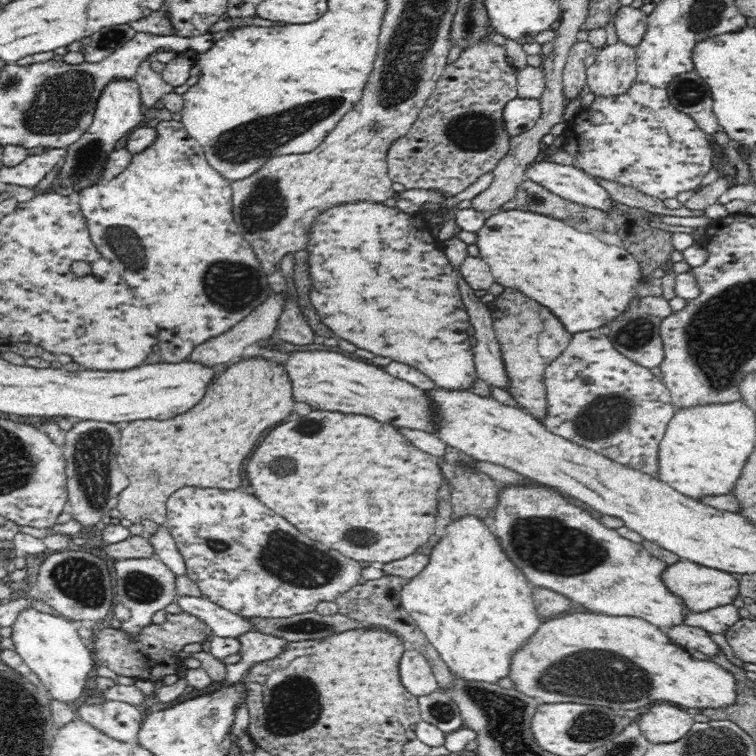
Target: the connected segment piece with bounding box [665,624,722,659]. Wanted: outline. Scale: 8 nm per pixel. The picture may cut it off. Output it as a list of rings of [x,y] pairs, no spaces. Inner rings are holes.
[[[686,624],[680,626],[673,626],[665,630],[666,634],[675,642],[690,652],[698,650],[706,655],[706,658],[712,658],[719,655],[721,649],[709,632],[698,627],[691,627]]]

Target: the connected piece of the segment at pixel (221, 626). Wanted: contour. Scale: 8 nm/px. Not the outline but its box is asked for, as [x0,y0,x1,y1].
[175,596,252,638]

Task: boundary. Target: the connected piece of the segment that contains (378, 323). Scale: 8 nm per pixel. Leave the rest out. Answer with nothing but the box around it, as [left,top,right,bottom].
[304,200,478,390]

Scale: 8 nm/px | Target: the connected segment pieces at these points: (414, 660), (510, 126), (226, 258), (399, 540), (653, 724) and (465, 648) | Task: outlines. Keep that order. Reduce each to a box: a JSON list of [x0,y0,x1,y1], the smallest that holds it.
[[400,648,438,697],[503,97,541,136],[75,119,274,364],[246,410,444,565],[637,703,694,744],[401,516,542,684]]

